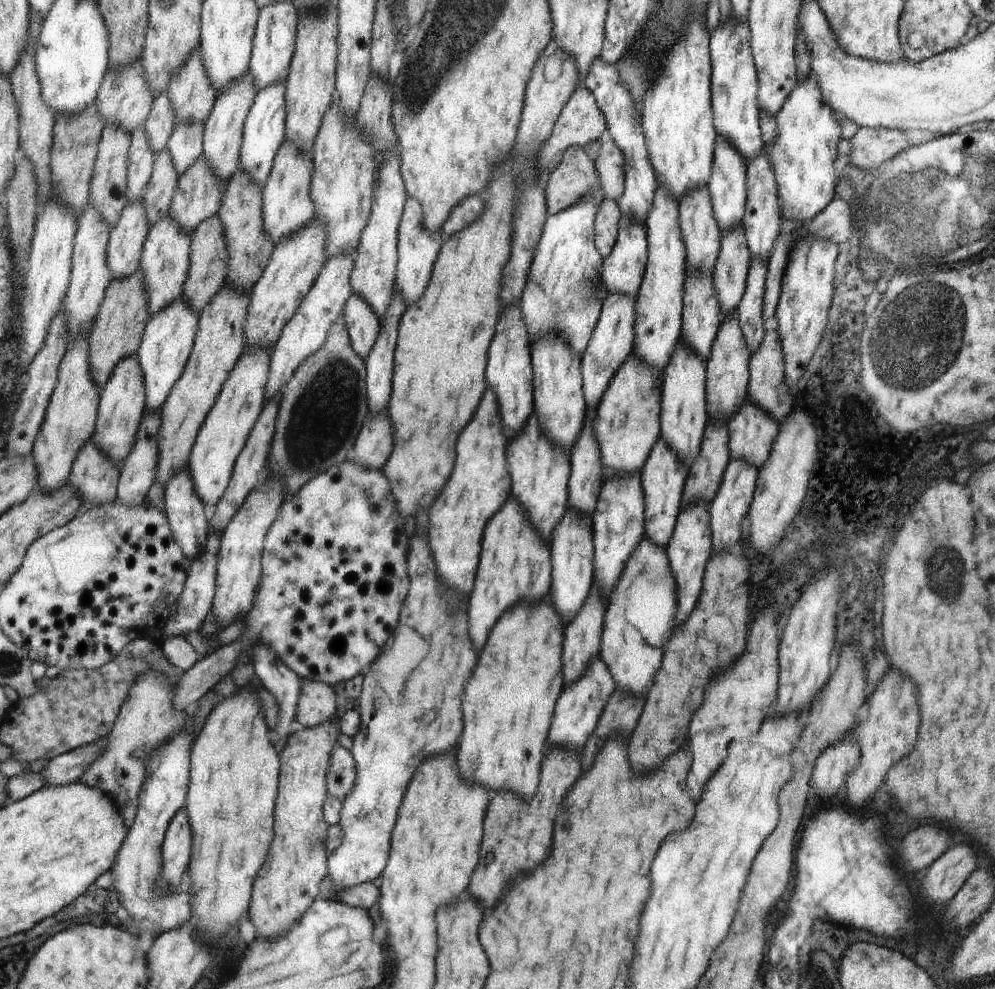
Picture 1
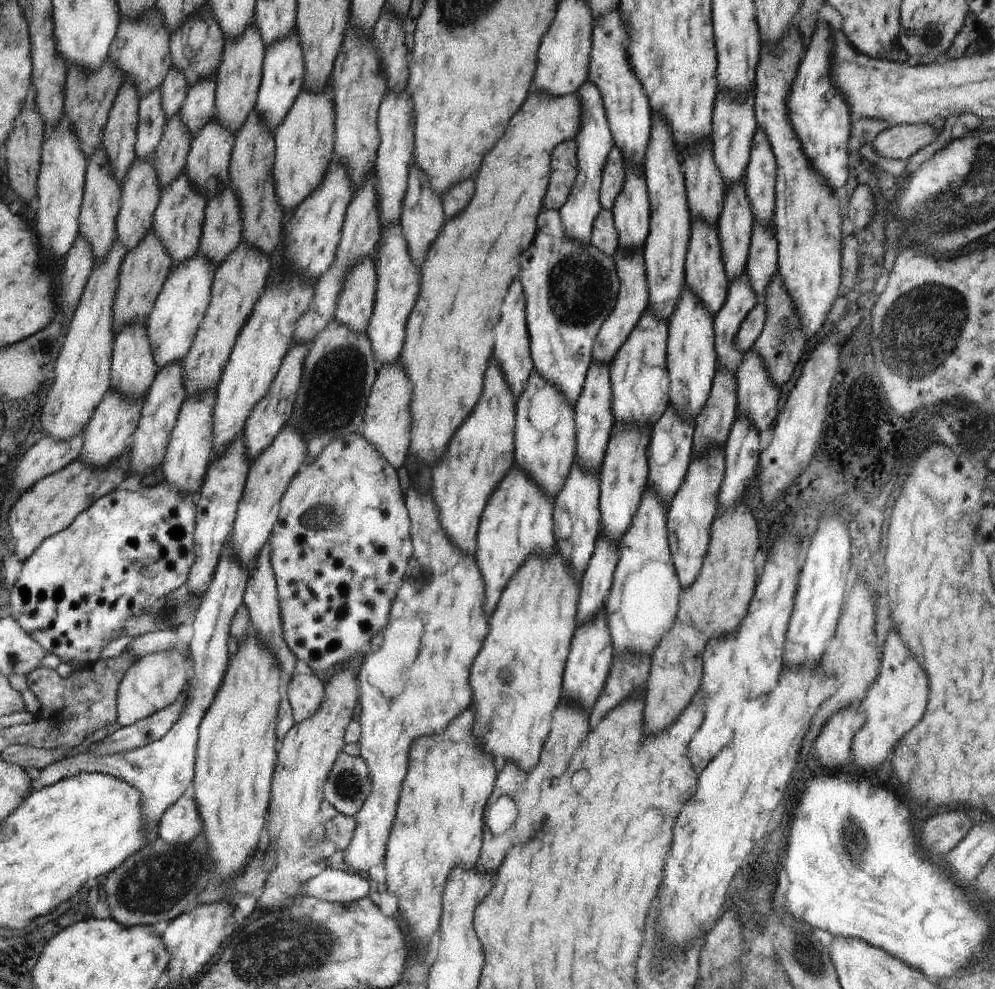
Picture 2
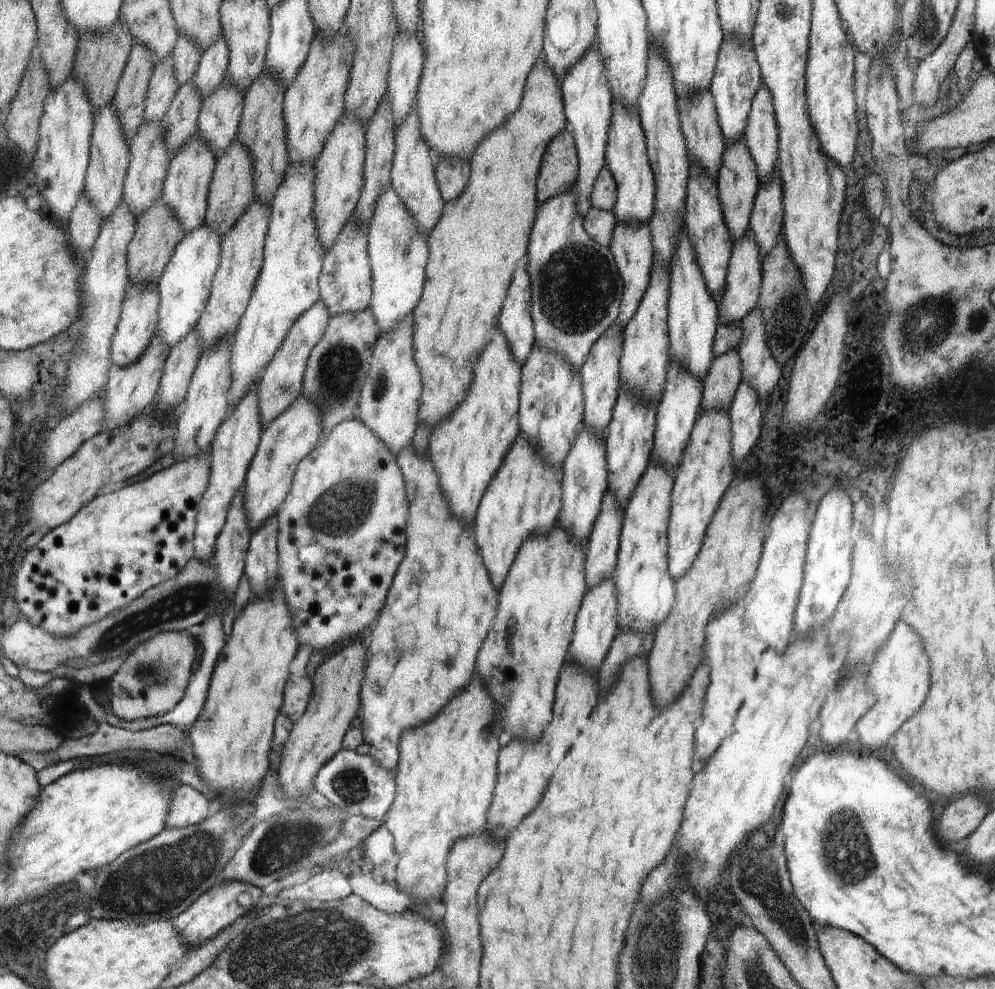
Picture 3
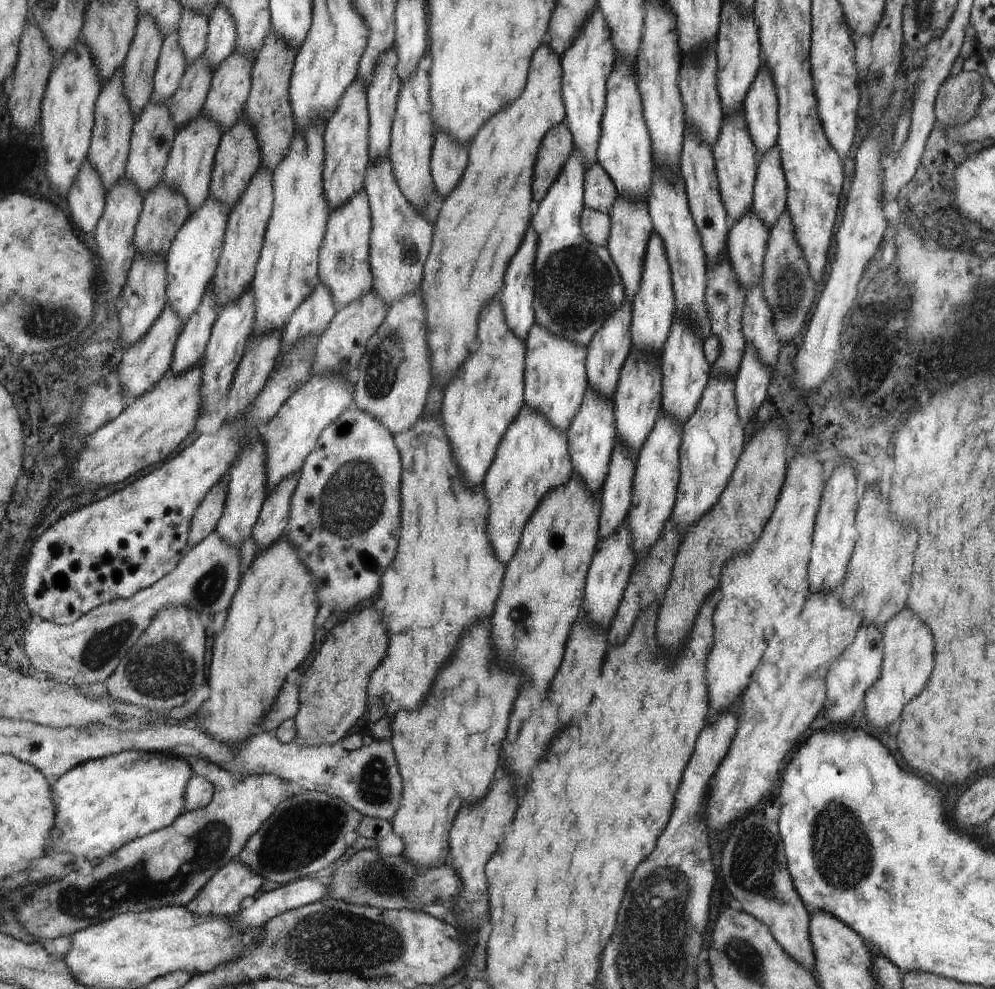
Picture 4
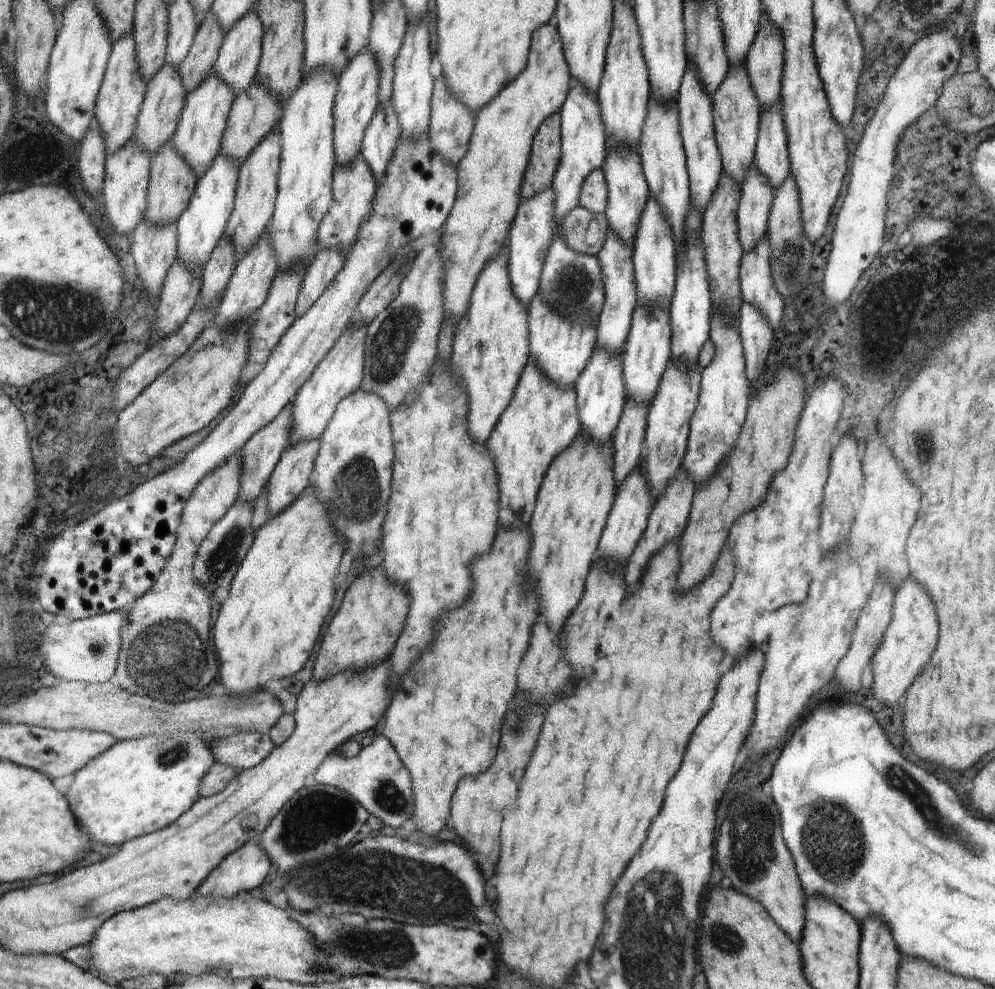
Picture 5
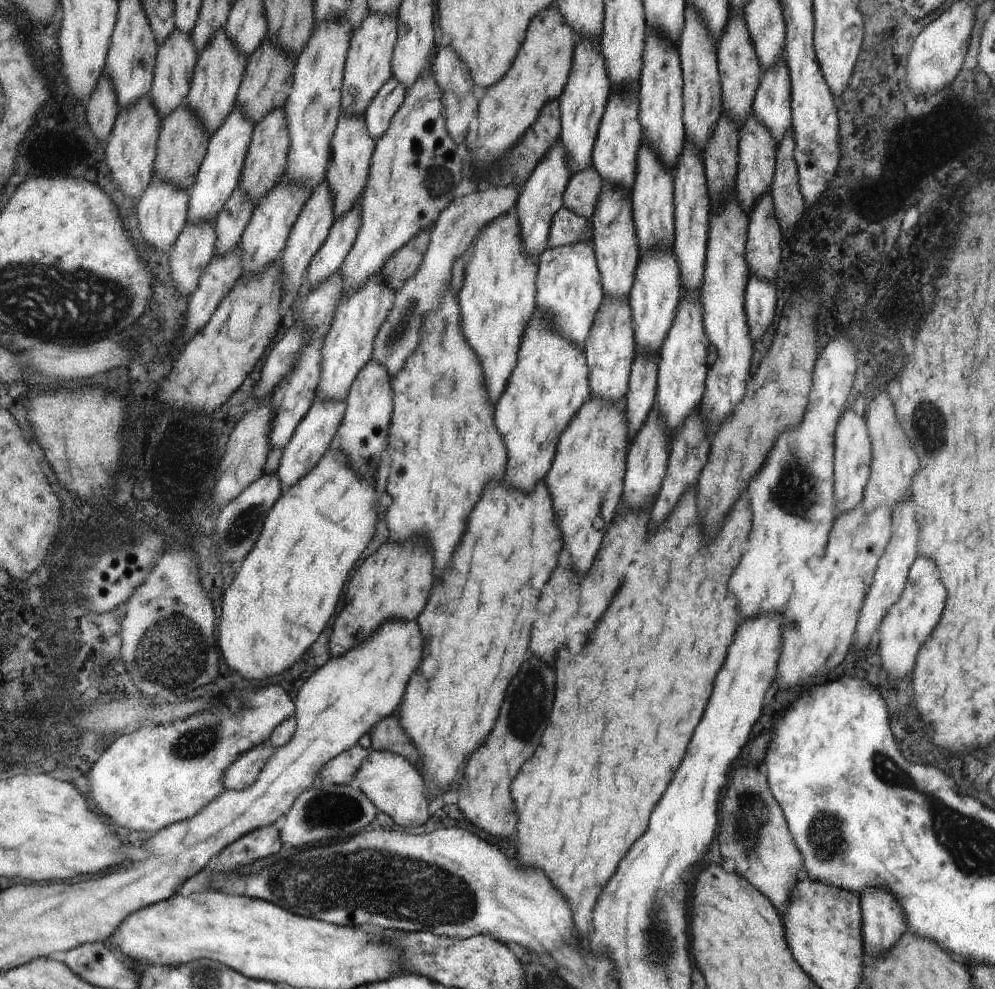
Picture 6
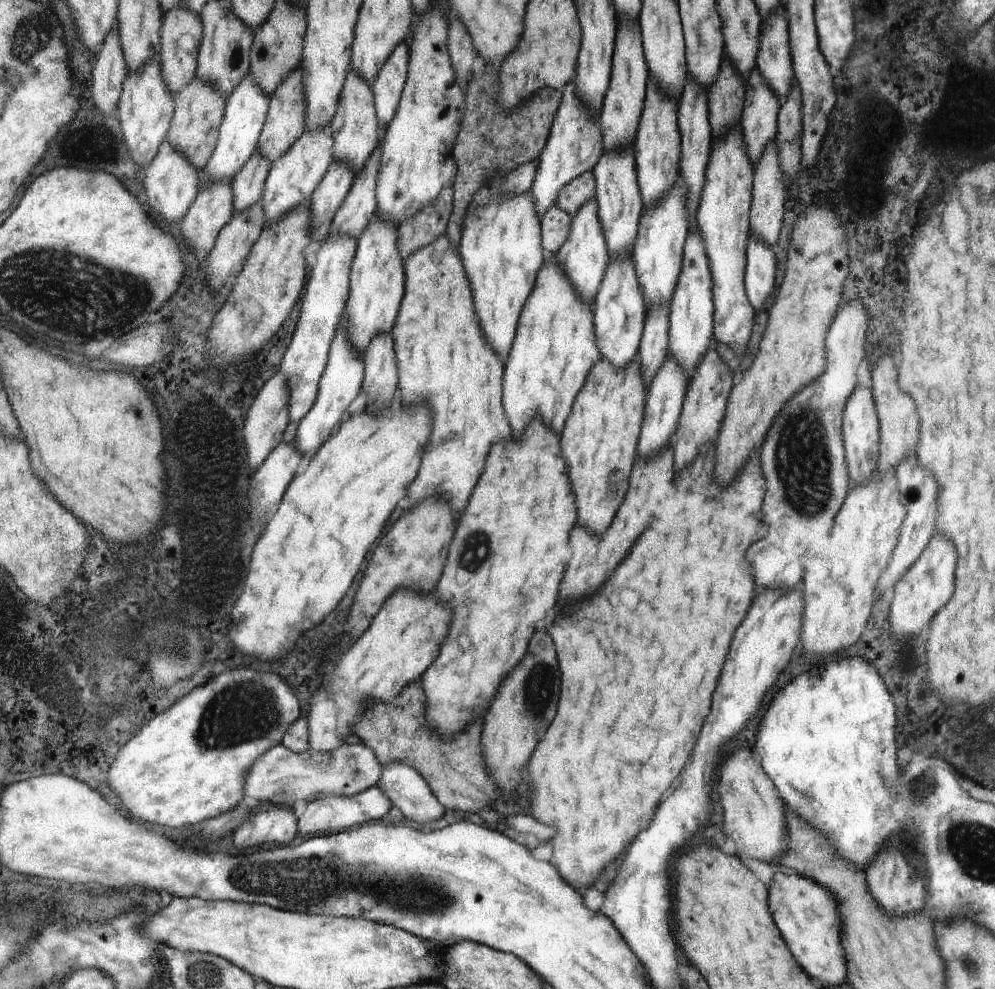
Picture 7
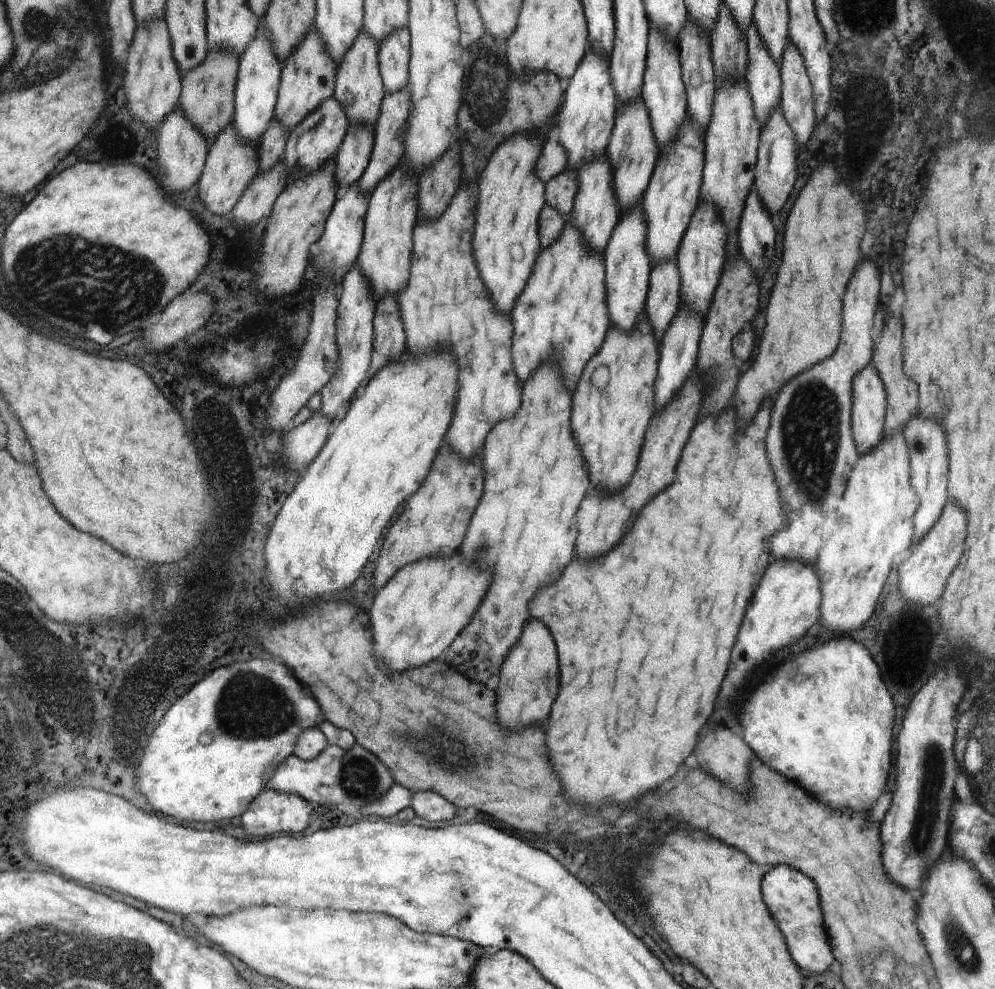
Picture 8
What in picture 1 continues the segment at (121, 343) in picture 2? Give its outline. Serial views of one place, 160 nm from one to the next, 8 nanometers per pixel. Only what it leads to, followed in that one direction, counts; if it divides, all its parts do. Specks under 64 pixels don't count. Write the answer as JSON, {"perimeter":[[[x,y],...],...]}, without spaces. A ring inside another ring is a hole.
{"perimeter":[[[137,352],[117,364],[112,375],[101,389],[100,410],[98,411],[97,432],[94,439],[116,462],[124,460],[134,442],[145,406],[145,375],[142,372]]]}

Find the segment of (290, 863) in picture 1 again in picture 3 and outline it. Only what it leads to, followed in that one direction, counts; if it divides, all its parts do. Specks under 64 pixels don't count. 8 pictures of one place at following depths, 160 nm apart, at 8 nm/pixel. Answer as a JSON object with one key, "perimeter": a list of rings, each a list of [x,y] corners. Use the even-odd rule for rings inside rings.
{"perimeter":[[[362,637],[343,645],[338,652],[328,655],[314,672],[312,698],[305,714],[289,734],[288,742],[282,746],[283,757],[278,776],[281,778],[287,795],[304,795],[314,784],[317,772],[344,748],[344,738],[348,734],[350,722],[360,708],[360,686],[364,678],[364,666],[368,658],[368,648]]]}

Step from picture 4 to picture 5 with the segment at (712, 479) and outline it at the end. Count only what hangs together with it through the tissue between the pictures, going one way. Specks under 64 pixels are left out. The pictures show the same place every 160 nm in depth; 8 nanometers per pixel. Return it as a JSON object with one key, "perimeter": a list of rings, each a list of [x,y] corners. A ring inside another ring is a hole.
{"perimeter":[[[713,306],[708,342],[715,344],[715,355],[712,362],[701,370],[701,394],[689,426],[688,450],[681,463],[682,471],[691,476],[696,487],[701,487],[714,474],[718,463],[732,450],[747,418],[750,386],[737,320],[730,313],[714,311]]]}

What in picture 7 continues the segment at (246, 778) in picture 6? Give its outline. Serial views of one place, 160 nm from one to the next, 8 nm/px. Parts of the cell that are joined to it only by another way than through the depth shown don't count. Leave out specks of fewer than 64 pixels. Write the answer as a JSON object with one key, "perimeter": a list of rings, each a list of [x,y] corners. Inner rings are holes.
{"perimeter":[[[359,743],[342,744],[327,753],[304,751],[295,753],[280,744],[269,748],[250,769],[245,784],[245,800],[250,808],[260,803],[276,802],[282,799],[291,801],[293,807],[300,807],[316,800],[319,796],[332,795],[349,797],[380,783],[383,766],[373,749]]]}

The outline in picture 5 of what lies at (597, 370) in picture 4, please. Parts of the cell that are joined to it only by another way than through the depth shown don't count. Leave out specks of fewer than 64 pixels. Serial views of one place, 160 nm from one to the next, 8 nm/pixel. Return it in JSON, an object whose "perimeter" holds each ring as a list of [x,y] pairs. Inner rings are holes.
{"perimeter":[[[610,226],[605,238],[605,244],[598,251],[598,260],[604,276],[606,299],[603,310],[597,320],[597,346],[609,351],[622,352],[623,344],[628,336],[632,315],[637,305],[637,286],[633,267],[633,248],[624,242]]]}

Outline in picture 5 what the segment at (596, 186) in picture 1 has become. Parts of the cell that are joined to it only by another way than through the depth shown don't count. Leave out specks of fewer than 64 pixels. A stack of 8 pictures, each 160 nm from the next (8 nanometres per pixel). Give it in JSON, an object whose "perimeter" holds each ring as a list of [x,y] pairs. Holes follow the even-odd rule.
{"perimeter":[[[558,110],[542,121],[534,135],[521,186],[524,199],[532,199],[546,187],[552,186],[560,160],[560,110]]]}

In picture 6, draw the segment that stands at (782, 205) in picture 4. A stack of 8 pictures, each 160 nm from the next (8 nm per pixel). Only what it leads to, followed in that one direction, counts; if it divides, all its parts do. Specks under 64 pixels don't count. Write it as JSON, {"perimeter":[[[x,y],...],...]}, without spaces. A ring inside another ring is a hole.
{"perimeter":[[[782,58],[773,67],[762,70],[753,112],[780,143],[791,128],[791,111],[792,78],[785,58]]]}

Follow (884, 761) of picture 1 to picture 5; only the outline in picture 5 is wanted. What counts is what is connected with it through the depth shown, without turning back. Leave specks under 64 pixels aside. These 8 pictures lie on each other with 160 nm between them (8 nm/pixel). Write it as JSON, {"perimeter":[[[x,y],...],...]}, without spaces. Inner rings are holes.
{"perimeter":[[[910,578],[906,580],[906,584],[902,584],[902,588],[896,590],[890,624],[872,658],[874,662],[872,688],[874,694],[884,704],[894,706],[904,696],[904,692],[910,688],[910,684],[916,680],[916,676],[930,660],[930,654],[936,648],[936,640],[938,640],[938,620],[934,602],[926,594],[926,590],[916,580]]]}

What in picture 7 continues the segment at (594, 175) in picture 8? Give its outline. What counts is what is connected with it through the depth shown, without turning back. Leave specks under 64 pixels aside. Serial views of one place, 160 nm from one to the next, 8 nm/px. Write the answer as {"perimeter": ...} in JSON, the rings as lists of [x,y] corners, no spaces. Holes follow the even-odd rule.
{"perimeter":[[[594,194],[594,198],[590,198],[590,200],[580,208],[576,215],[572,216],[572,228],[569,232],[569,238],[565,240],[560,250],[552,256],[552,261],[558,261],[565,275],[573,281],[574,288],[577,289],[579,295],[591,303],[598,292],[610,257],[608,241],[605,239],[605,229],[603,229],[601,225],[600,212],[595,196],[596,194]]]}

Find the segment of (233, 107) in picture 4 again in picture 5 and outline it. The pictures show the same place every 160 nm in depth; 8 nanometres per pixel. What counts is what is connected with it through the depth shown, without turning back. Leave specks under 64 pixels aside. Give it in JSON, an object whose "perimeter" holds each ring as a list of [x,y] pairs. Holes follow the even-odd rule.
{"perimeter":[[[252,10],[225,32],[223,43],[220,45],[220,50],[213,68],[214,72],[226,84],[233,86],[233,91],[236,94],[245,91],[256,80],[263,45],[264,25],[261,23],[261,17],[257,15],[257,12]]]}

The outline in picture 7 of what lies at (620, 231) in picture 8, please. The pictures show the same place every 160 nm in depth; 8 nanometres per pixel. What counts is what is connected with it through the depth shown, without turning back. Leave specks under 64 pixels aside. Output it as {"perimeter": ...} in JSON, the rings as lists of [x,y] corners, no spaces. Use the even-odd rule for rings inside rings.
{"perimeter":[[[632,254],[614,255],[614,264],[610,264],[610,276],[602,279],[602,292],[597,292],[593,304],[595,306],[597,344],[601,349],[602,359],[609,360],[616,368],[626,368],[641,346],[640,336],[646,316],[644,306],[644,289],[637,276],[636,264]]]}

